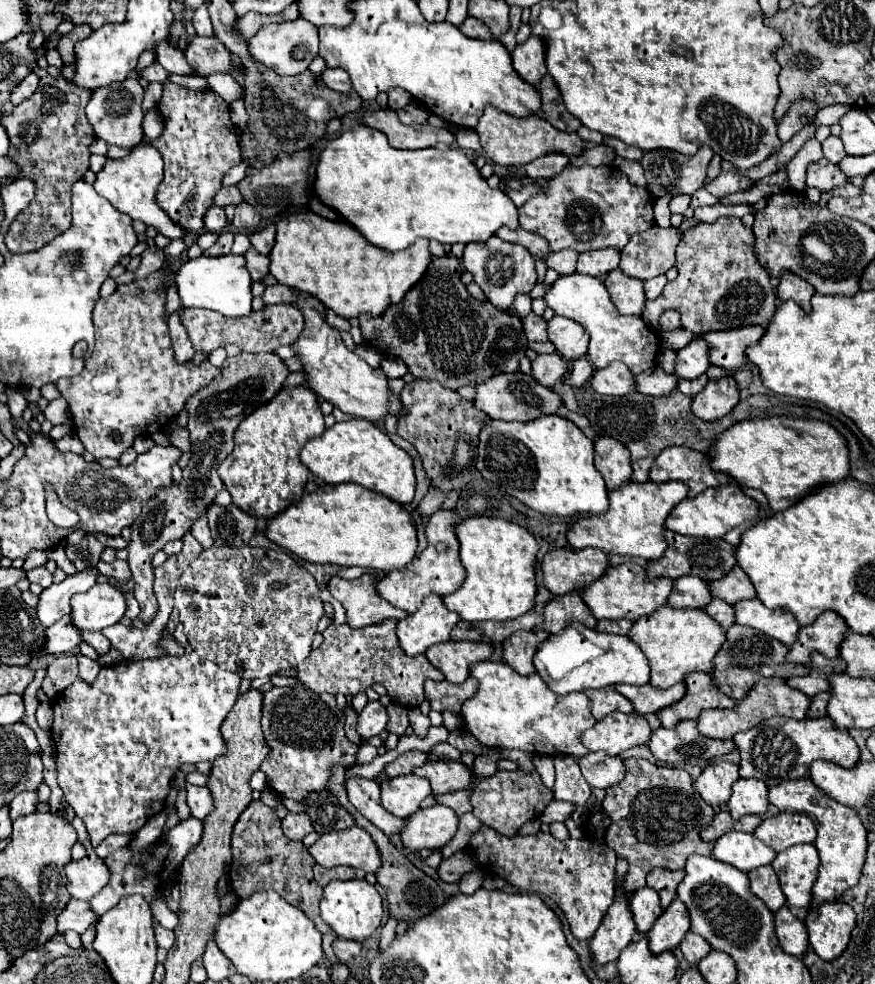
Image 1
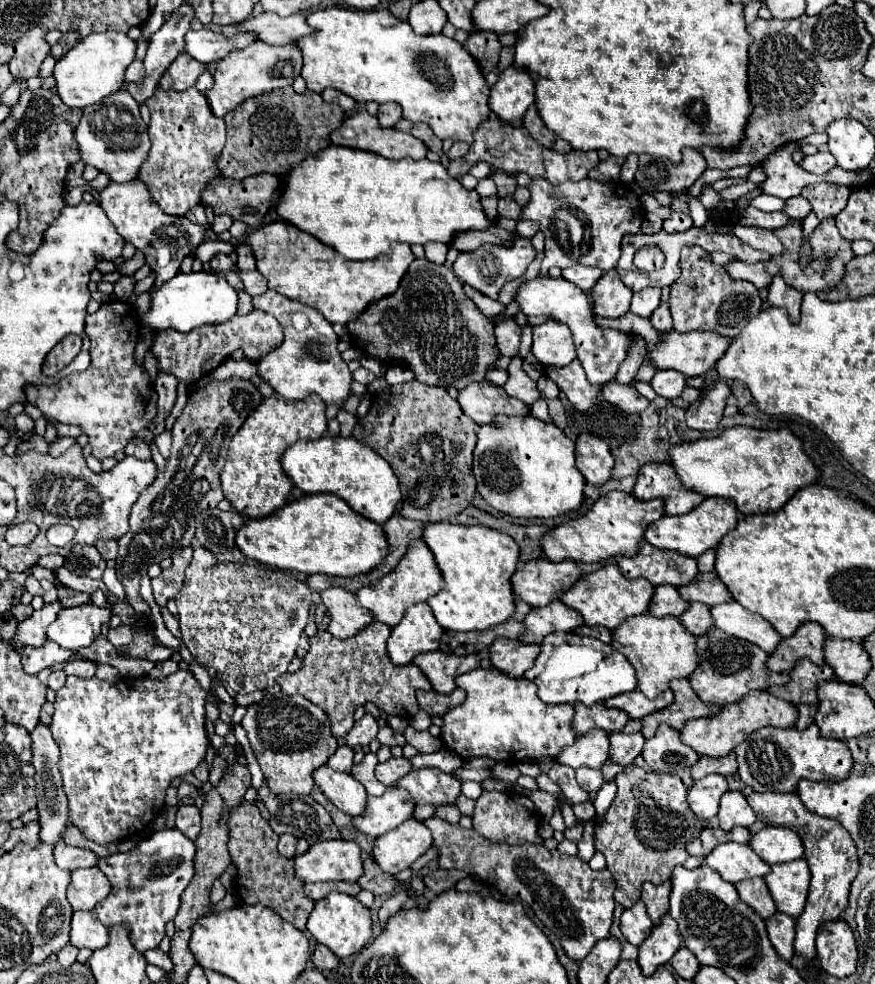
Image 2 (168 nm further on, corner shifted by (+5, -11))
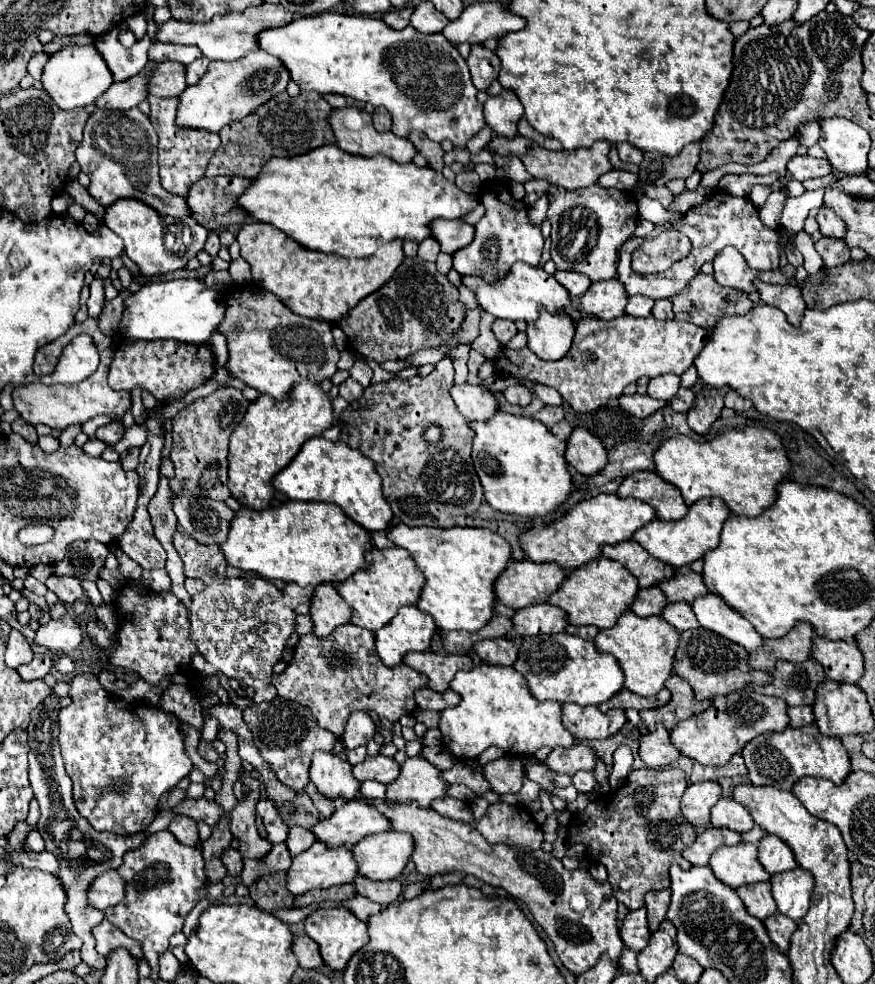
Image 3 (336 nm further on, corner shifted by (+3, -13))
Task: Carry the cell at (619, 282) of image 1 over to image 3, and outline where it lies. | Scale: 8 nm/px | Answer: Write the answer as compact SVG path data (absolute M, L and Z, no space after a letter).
M617 278L593 282L581 296L581 306L587 314L601 320L615 320L625 314L627 292Z

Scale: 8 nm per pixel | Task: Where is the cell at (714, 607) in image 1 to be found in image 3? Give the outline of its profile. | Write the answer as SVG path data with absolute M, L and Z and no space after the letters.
M675 602L667 604L667 608L661 614L669 624L673 624L679 632L681 630L691 630L691 628L701 628L693 608L687 602Z

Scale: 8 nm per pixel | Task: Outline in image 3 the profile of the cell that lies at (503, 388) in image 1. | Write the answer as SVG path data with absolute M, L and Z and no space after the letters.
M453 386L451 396L459 408L459 412L469 420L491 420L499 412L499 400L493 392L481 388L481 386Z

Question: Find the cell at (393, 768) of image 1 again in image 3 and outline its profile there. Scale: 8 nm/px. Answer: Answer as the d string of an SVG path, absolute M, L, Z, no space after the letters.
M369 756L365 758L365 762L353 766L353 776L359 782L365 780L377 780L381 784L391 784L391 780L395 780L401 772L401 766L395 762L395 758L387 758L387 756Z

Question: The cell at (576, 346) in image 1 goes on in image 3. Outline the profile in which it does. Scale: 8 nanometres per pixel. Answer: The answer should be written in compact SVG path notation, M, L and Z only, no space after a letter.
M543 308L535 322L527 324L529 348L543 360L561 360L569 354L575 328L569 314L551 314Z

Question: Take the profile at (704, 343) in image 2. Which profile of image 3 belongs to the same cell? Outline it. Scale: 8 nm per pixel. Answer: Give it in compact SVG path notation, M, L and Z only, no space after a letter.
M627 314L621 318L615 318L611 322L603 322L599 318L581 318L577 324L577 330L575 330L573 346L563 360L547 362L547 360L541 360L539 356L535 356L529 348L523 348L523 350L503 348L497 356L497 372L501 376L529 378L535 384L551 386L563 396L563 400L567 400L571 404L571 408L575 412L591 412L591 410L603 406L607 400L621 396L623 388L641 376L655 378L655 376L667 374L667 372L681 376L689 366L693 366L695 358L699 356L699 352L703 350L707 340L709 340L709 330L703 330L695 324L687 324L687 322L679 322L679 320L663 322L663 320L655 320L653 316L635 318L635 316L627 316Z

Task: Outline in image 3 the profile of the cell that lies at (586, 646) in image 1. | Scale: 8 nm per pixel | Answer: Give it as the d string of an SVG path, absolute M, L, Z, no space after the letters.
M565 632L525 638L513 668L525 676L529 690L537 700L555 700L559 704L573 702L579 706L599 706L625 686L623 670L615 656L599 652L591 640Z

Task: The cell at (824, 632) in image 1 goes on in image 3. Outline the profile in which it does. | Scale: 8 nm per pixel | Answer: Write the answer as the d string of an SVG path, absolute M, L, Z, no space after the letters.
M799 622L787 636L777 640L765 640L765 644L749 654L749 664L753 670L773 672L777 660L805 662L811 656L815 630L807 622Z

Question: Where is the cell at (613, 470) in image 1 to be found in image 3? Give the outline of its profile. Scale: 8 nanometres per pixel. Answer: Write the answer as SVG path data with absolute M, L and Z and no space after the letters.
M575 428L567 440L567 462L583 476L595 476L607 466L607 450L597 436L585 428Z

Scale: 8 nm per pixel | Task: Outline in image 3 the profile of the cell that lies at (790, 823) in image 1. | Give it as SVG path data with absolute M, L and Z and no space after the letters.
M767 834L759 842L759 862L769 874L779 874L785 870L793 870L797 866L797 860L793 856L793 850L777 836Z

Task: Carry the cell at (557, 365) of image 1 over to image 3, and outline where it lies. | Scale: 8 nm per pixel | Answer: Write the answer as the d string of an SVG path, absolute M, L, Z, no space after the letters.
M509 386L503 390L503 396L507 402L519 404L519 406L527 406L531 402L531 394L525 386Z

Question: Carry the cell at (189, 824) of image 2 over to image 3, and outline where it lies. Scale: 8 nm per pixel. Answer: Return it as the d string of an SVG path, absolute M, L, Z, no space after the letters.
M175 814L175 818L169 824L169 832L173 832L177 836L177 840L187 844L187 846L197 846L199 844L197 822L193 818L189 818L189 816Z

